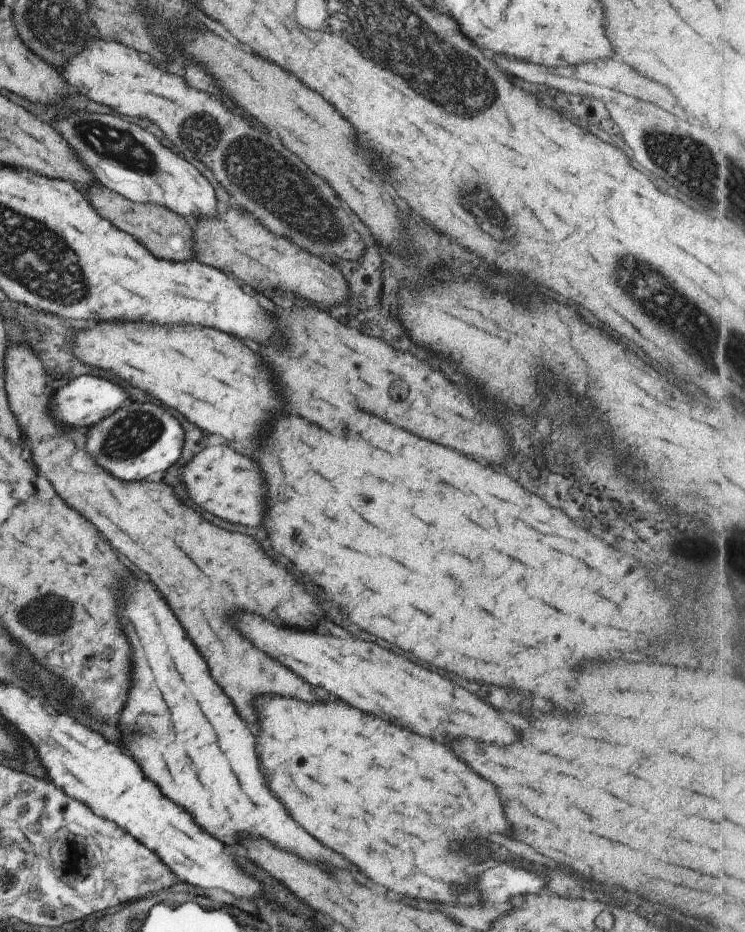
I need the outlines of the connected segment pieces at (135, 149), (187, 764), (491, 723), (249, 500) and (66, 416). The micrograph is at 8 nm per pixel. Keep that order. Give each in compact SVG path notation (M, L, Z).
M73 112L71 116L61 116L61 118L53 120L53 128L65 138L69 148L83 162L83 167L100 185L134 203L163 206L188 221L210 217L215 214L218 203L213 188L191 164L173 154L153 134L139 128L137 124L127 122L127 120L123 120L119 116L113 116L113 114L109 114L109 116L105 114L101 118L99 118L99 114L93 114L93 112Z
M133 574L125 582L121 582L121 586L123 602L121 610L117 610L117 616L129 642L133 670L129 682L129 696L119 712L117 724L123 732L121 744L139 764L145 778L149 778L161 790L161 794L165 794L165 798L169 798L173 804L181 806L187 814L191 814L193 820L197 820L197 826L201 826L201 830L207 830L207 834L213 834L225 846L237 846L241 836L245 838L245 834L251 838L267 838L267 842L271 842L275 848L291 852L305 862L319 862L325 866L353 872L355 868L345 858L341 858L341 854L321 846L317 840L305 834L305 830L301 830L285 814L283 806L267 790L267 786L263 784L263 776L257 770L253 736L247 724L237 716L229 698L213 682L205 660L197 654L181 624L153 590L153 586Z
M235 614L233 626L243 638L249 636L253 646L293 670L293 674L297 672L297 676L305 682L323 688L353 708L375 714L397 726L405 726L421 736L431 736L435 740L443 740L445 736L467 736L497 746L505 746L515 738L513 728L507 726L495 710L485 706L477 696L469 694L451 680L445 680L445 676L411 662L401 654L375 646L373 642L273 626L255 614Z
M215 446L215 448L205 448L201 450L195 458L191 458L179 472L179 480L187 492L187 496L191 498L193 504L197 504L199 508L203 508L205 512L231 522L231 524L241 524L241 526L259 526L261 516L263 516L263 484L261 484L261 476L257 466L225 448L225 446Z
M79 376L79 378L73 378L71 382L67 382L65 386L61 386L53 394L53 398L49 400L49 412L63 426L87 428L91 424L97 424L101 418L109 416L113 410L117 410L123 400L125 400L125 394L115 382L109 382L105 378L95 378L95 376Z

